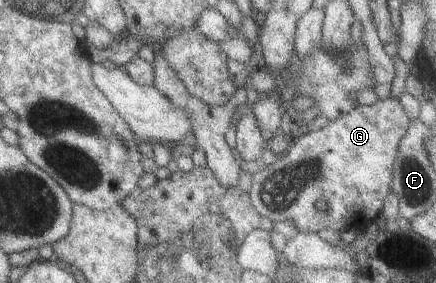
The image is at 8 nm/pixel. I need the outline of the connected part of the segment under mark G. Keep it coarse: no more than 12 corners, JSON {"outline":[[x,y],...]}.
{"outline":[[357,102],[251,175],[253,208],[299,231],[365,230],[409,121]]}

